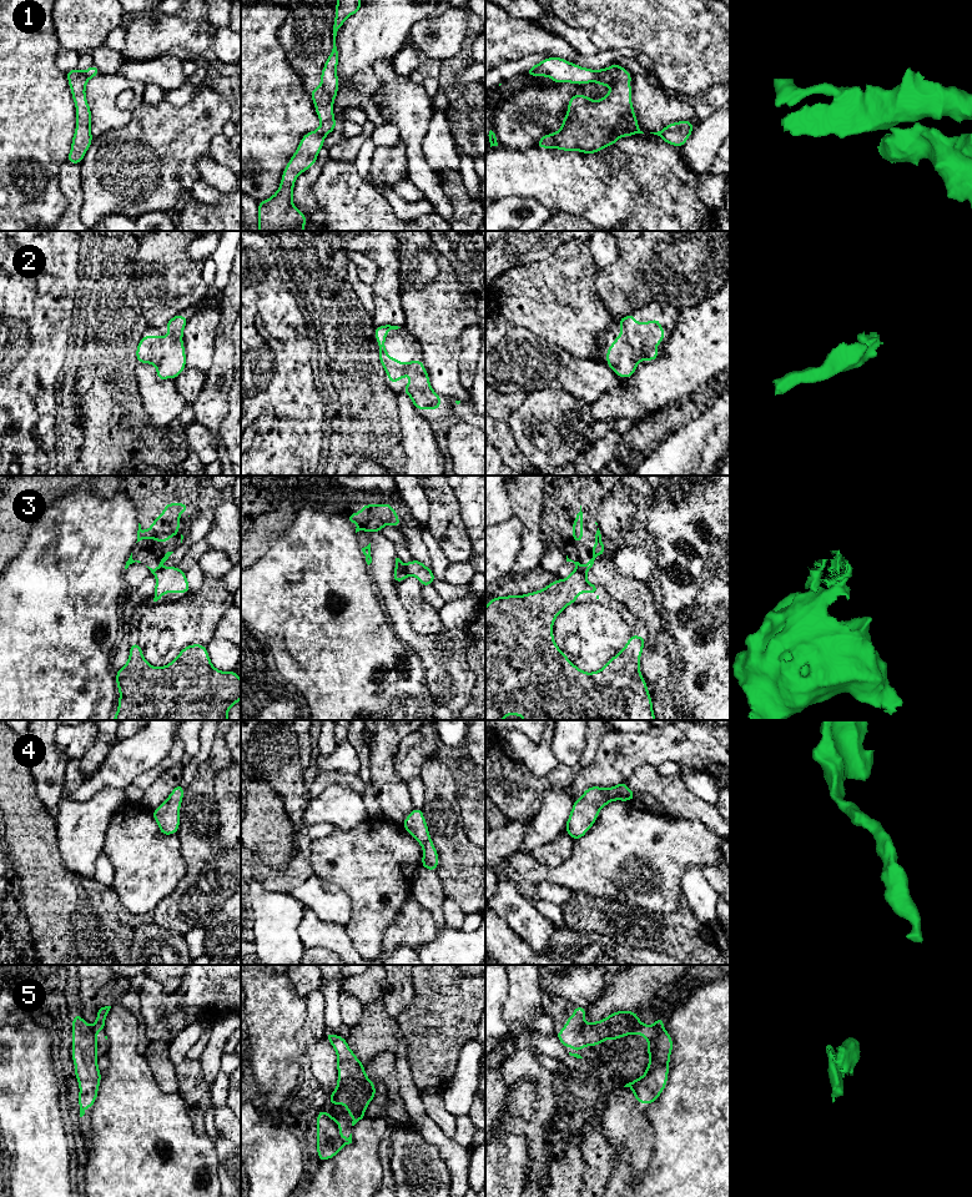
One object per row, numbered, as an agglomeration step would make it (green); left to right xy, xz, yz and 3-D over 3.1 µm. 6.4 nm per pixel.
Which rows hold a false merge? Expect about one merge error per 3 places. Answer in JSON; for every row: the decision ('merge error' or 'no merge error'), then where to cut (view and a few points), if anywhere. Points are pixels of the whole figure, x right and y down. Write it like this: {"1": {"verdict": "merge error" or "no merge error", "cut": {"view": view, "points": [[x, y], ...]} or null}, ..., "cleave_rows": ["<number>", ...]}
{"1": {"verdict": "merge error", "cut": {"view": "xz", "points": [[322, 83], [333, 101]]}}, "2": {"verdict": "no merge error", "cut": null}, "3": {"verdict": "merge error", "cut": {"view": "xz", "points": [[402, 564], [408, 574]]}}, "4": {"verdict": "no merge error", "cut": null}, "5": {"verdict": "merge error", "cut": {"view": "xz", "points": [[332, 1118], [345, 1143]]}}, "cleave_rows": ["1", "3", "5"]}

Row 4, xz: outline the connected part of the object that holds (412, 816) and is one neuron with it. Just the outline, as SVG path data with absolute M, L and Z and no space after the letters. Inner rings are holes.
M414 808L404 819L403 828L420 844L423 849L422 866L435 871L439 864L438 853L433 845L422 809Z

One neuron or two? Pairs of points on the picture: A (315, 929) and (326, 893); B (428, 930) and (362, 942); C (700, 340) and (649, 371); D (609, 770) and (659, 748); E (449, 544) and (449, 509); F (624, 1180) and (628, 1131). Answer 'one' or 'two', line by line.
A: two
B: two
C: one
D: one
E: one
F: one

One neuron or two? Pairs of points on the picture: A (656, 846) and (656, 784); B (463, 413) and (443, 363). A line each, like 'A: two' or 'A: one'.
A: two
B: two

